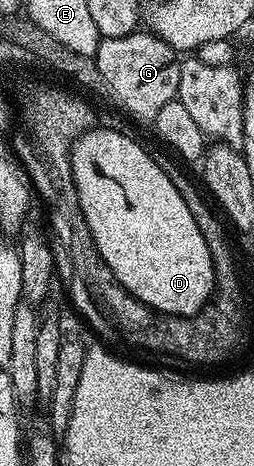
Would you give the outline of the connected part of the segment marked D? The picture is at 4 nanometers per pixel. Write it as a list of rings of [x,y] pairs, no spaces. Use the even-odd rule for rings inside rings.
[[[95,127],[87,131],[87,133],[83,133],[71,145],[70,166],[72,167],[72,175],[74,176],[74,183],[76,185],[76,195],[80,199],[80,211],[88,223],[88,231],[96,243],[96,251],[100,251],[104,263],[108,263],[108,267],[112,271],[114,278],[134,298],[146,304],[148,308],[155,309],[158,312],[167,312],[168,315],[172,316],[196,316],[201,312],[215,292],[214,260],[208,249],[208,243],[204,241],[204,237],[200,233],[200,228],[197,227],[197,223],[193,219],[191,212],[188,211],[188,205],[184,201],[183,196],[176,189],[172,180],[168,179],[168,175],[161,169],[155,154],[153,152],[149,153],[140,142],[133,141],[128,134],[121,133],[118,129],[101,129],[101,127]]]

